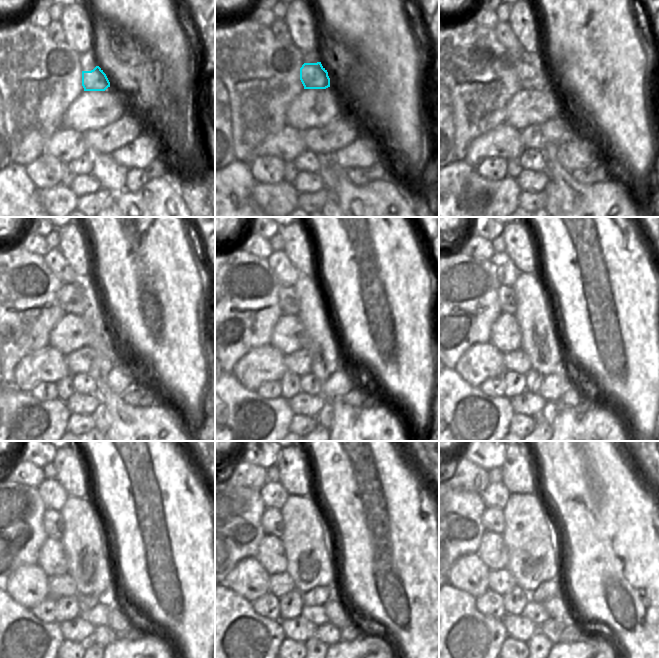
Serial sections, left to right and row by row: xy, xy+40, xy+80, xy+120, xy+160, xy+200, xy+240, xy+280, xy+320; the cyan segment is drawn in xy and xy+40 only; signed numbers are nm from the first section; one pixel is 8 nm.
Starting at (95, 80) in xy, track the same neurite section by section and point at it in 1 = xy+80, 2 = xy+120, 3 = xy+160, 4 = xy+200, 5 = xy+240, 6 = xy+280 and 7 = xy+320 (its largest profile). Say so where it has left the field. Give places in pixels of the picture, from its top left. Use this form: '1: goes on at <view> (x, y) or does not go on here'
1: goes on at xy+80 (531, 73)
2: goes on at xy+120 (71, 299)
3: goes on at xy+160 (288, 302)
4: goes on at xy+200 (506, 296)
5: goes on at xy+240 (53, 524)
6: goes on at xy+280 (272, 523)
7: goes on at xy+320 (492, 519)

